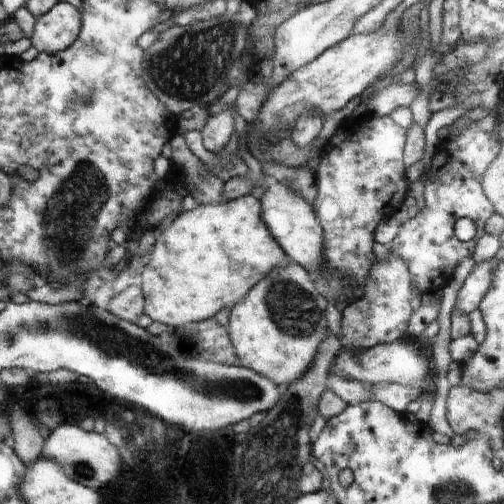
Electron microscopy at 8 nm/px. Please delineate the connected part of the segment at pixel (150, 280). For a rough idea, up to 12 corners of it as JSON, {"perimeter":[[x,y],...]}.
{"perimeter":[[253,195],[183,210],[95,292],[138,284],[170,329],[232,309],[288,256]]}

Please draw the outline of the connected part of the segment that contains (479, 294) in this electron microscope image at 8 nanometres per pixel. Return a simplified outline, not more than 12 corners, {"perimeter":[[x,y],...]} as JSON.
{"perimeter":[[476,263],[455,310],[469,314],[490,289],[495,266]]}

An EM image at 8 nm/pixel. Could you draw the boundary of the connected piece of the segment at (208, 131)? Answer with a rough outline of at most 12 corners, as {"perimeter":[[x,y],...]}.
{"perimeter":[[234,113],[211,115],[201,133],[204,148],[218,153],[235,132]]}

